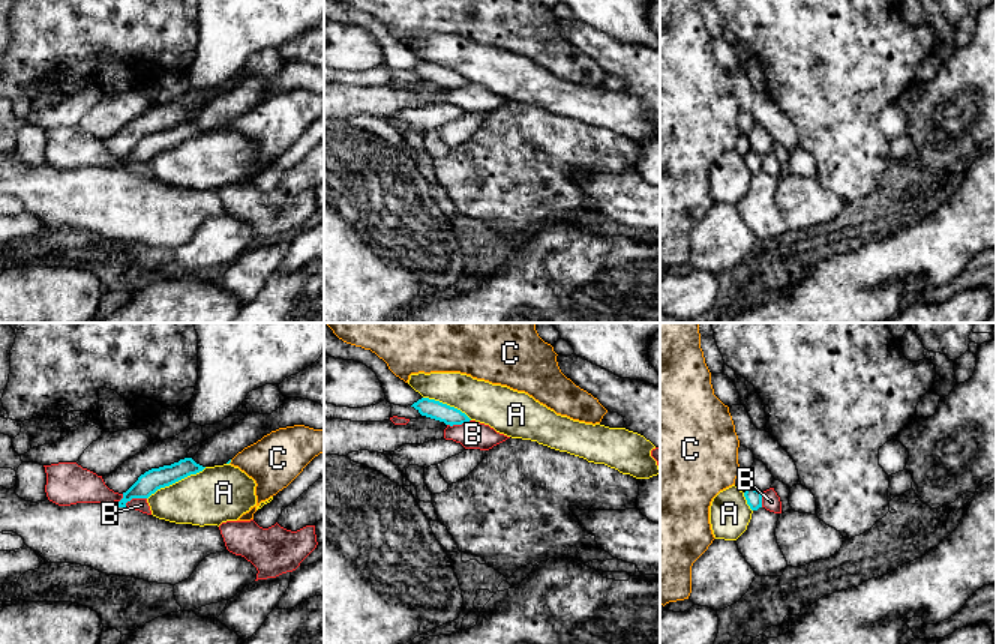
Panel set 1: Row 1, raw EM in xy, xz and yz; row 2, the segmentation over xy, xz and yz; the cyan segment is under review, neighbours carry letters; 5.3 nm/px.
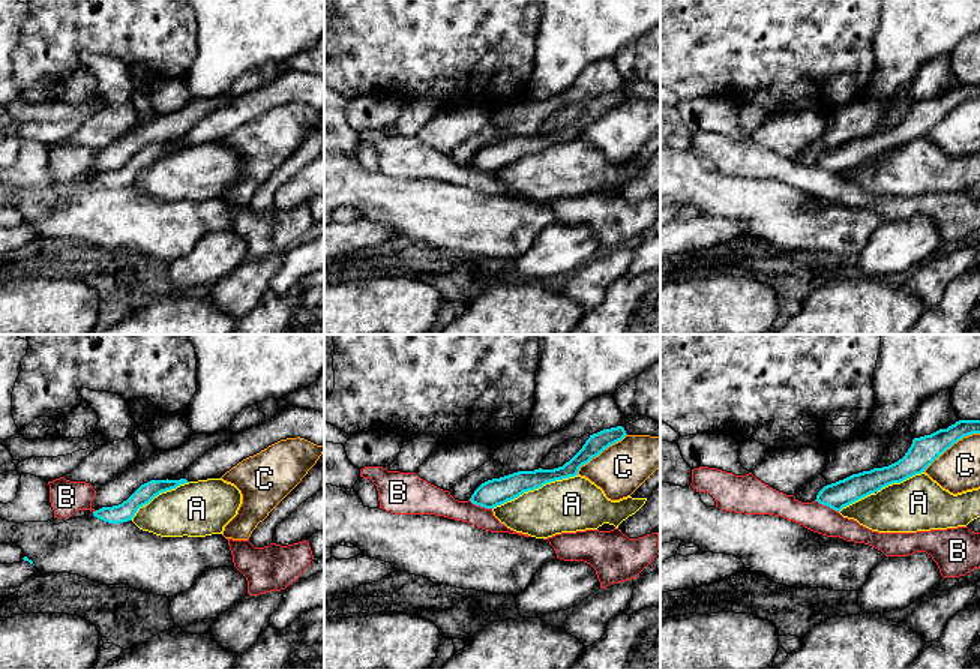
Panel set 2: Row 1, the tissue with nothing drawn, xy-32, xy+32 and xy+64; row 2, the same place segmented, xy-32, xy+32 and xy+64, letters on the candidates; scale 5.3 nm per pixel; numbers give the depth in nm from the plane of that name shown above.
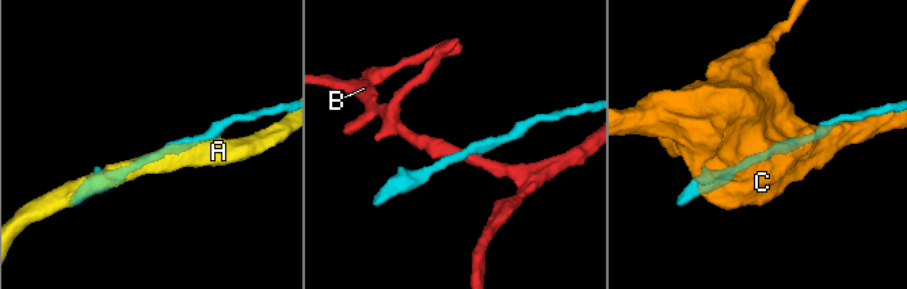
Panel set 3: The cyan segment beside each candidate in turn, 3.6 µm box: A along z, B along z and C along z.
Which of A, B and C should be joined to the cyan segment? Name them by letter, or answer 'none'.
none

